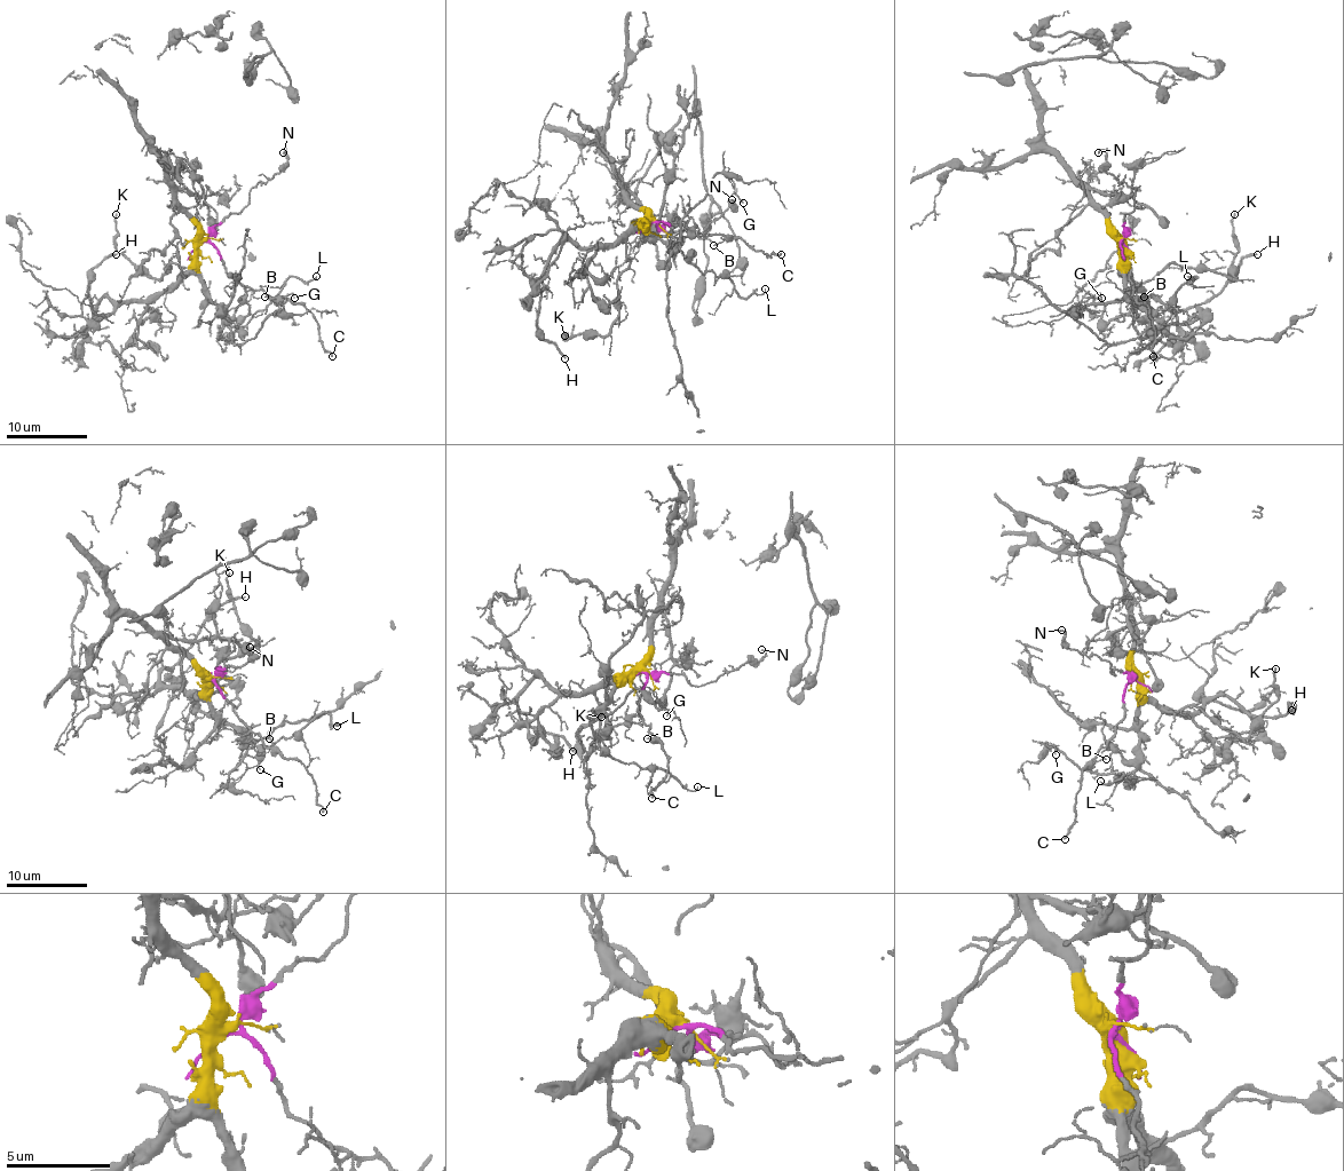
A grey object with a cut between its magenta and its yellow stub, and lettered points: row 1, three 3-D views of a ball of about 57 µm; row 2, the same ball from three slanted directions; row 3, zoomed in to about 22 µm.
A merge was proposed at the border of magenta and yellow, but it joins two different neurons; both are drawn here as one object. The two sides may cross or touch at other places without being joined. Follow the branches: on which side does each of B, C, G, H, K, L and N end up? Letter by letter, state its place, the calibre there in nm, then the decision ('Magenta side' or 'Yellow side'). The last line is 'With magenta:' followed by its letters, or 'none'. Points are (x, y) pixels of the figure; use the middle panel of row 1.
B: Place: (713, 245). Thickness 100 nm. Magenta side
C: Place: (781, 254). Thickness 160 nm. Magenta side
G: Place: (743, 203). Thickness 120 nm. Yellow side
H: Place: (564, 358). Thickness 190 nm. Yellow side
K: Place: (564, 335). Thickness 130 nm. Yellow side
L: Place: (765, 289). Thickness 120 nm. Yellow side
N: Place: (732, 199). Thickness 110 nm. Magenta side
With magenta: B, C, N

